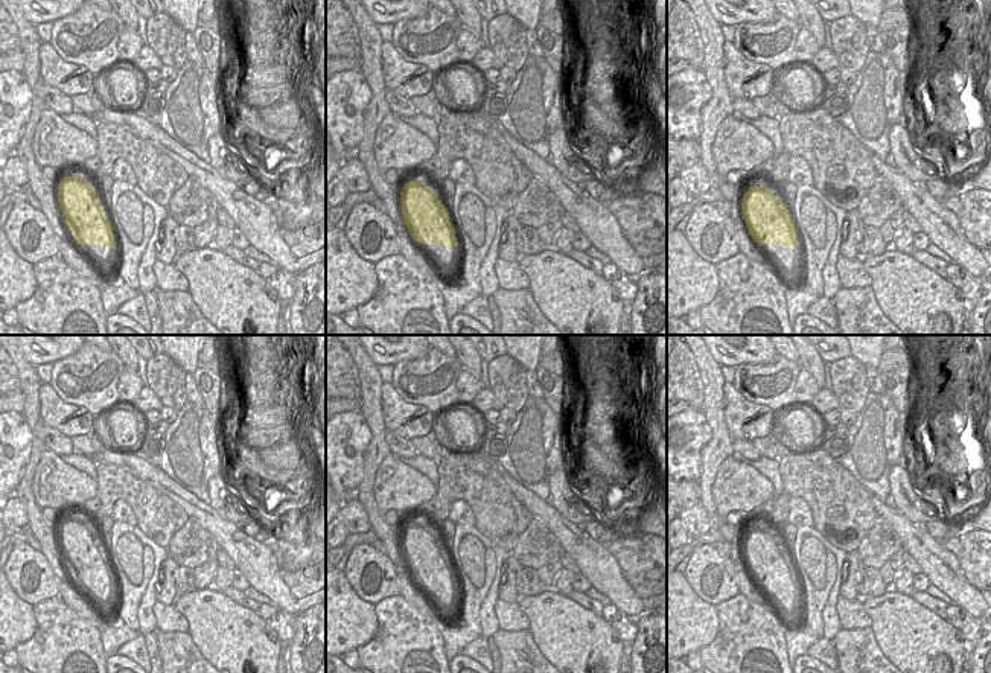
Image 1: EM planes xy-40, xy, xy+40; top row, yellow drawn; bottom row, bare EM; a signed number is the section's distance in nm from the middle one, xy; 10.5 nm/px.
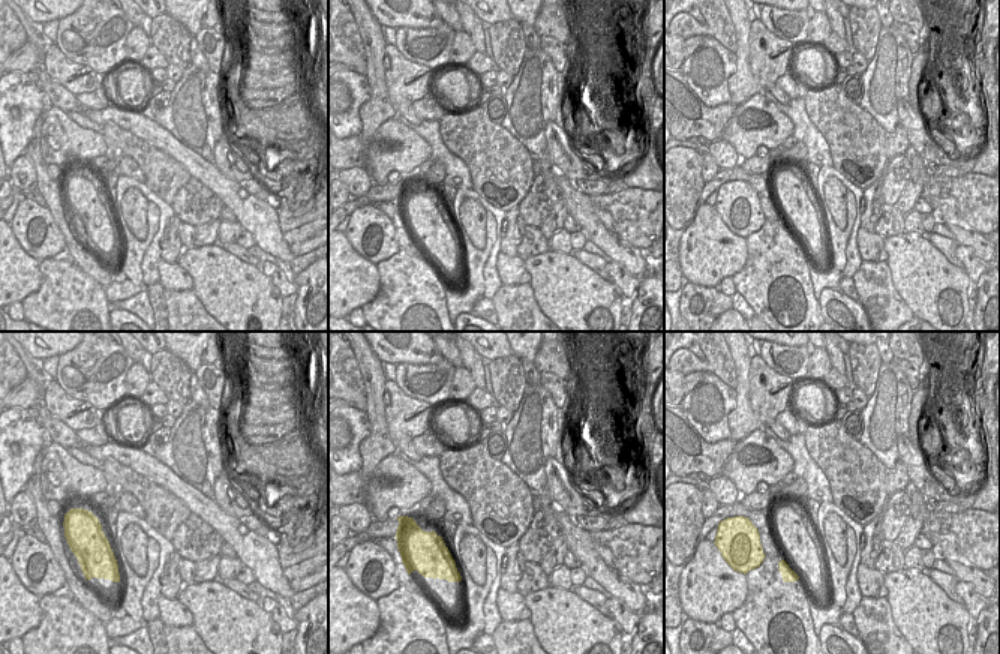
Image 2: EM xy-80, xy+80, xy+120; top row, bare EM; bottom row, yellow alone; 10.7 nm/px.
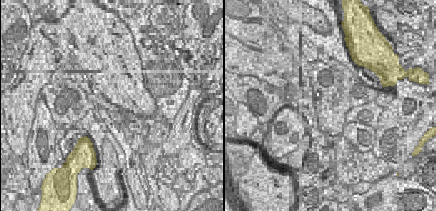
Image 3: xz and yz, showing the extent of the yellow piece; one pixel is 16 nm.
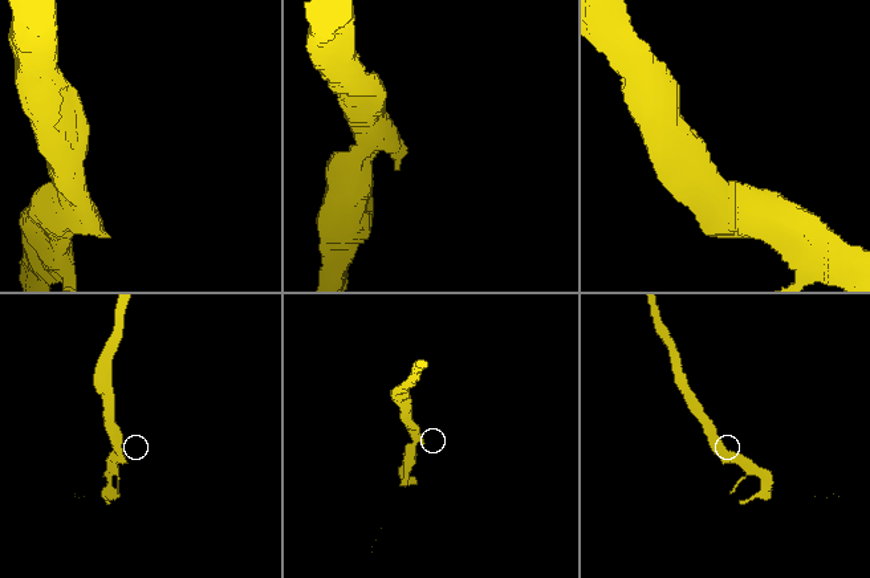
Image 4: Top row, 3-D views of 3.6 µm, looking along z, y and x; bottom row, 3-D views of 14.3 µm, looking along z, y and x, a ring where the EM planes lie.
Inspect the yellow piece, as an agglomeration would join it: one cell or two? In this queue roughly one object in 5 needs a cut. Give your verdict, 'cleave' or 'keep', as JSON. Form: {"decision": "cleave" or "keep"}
{"decision": "cleave"}

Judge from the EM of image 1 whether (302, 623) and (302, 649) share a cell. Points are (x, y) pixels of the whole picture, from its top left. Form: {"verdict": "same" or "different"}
{"verdict": "same"}

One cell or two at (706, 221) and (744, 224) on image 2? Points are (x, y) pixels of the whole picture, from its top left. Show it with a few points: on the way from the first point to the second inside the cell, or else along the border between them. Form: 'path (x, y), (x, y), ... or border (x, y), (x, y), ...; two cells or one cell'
path (715, 222), (735, 222); one cell

